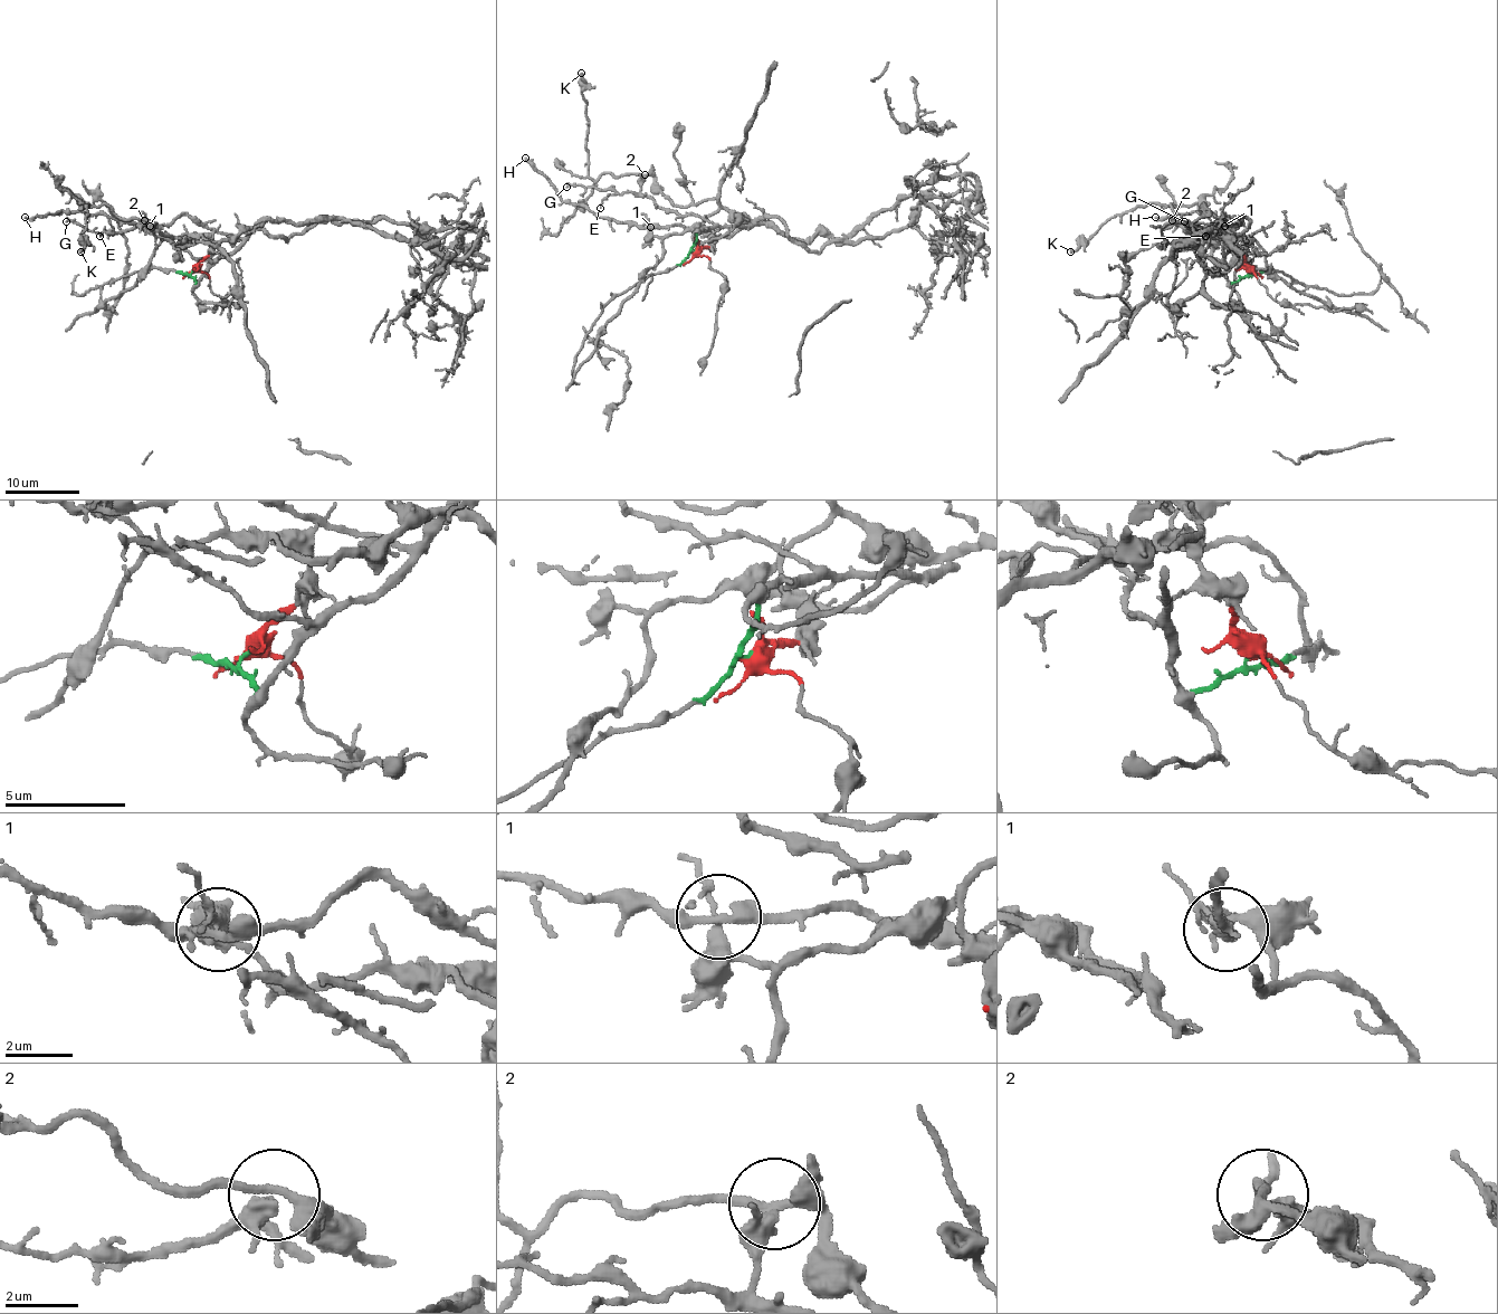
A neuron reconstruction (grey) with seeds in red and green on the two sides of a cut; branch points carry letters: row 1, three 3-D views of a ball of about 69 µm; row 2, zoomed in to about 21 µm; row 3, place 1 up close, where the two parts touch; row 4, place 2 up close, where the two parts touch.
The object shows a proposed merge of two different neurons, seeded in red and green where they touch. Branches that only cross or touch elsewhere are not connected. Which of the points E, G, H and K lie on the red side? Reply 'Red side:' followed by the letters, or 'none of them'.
Red side: K

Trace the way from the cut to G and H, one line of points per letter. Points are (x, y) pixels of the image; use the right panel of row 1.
G: (1248, 272), (1230, 282), (1222, 263), (1213, 257), (1209, 240), (1192, 228), (1185, 231), (1181, 220), (1185, 222)
H: (1248, 272), (1236, 282), (1228, 279), (1224, 256), (1233, 231), (1224, 215), (1224, 226), (1203, 211), (1155, 217)

